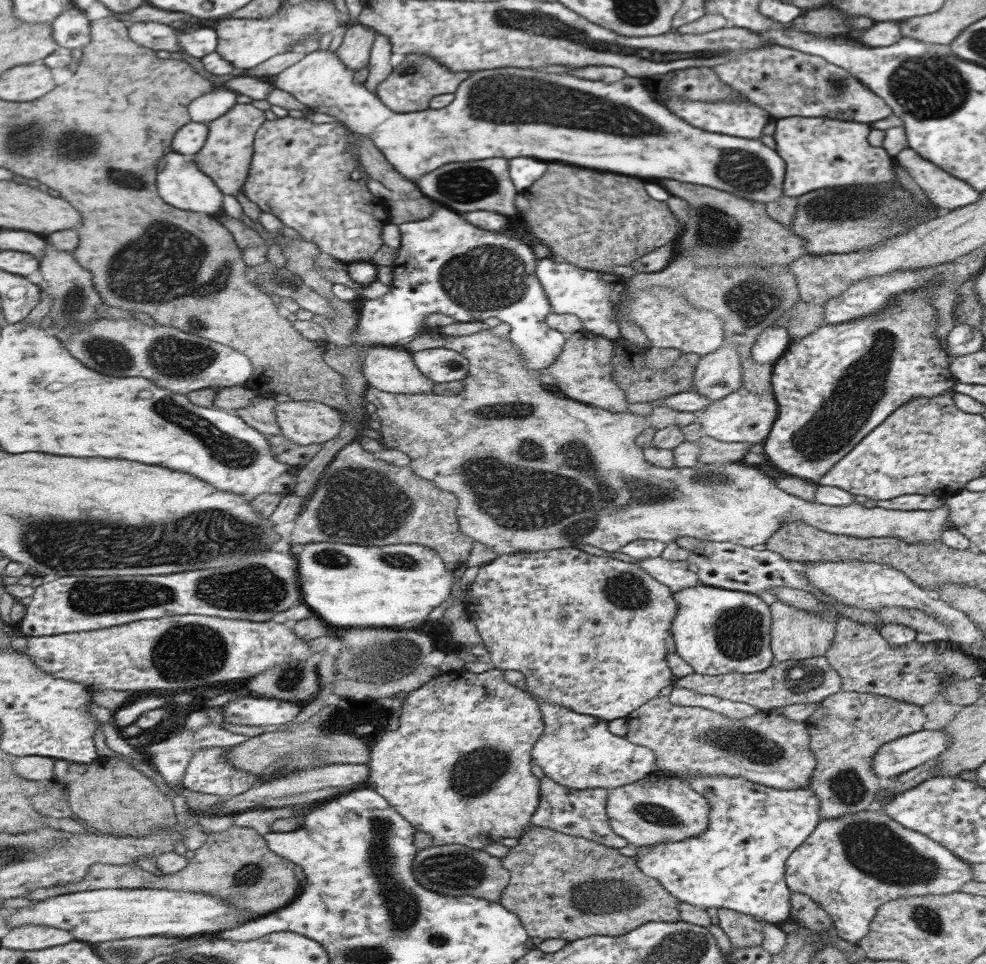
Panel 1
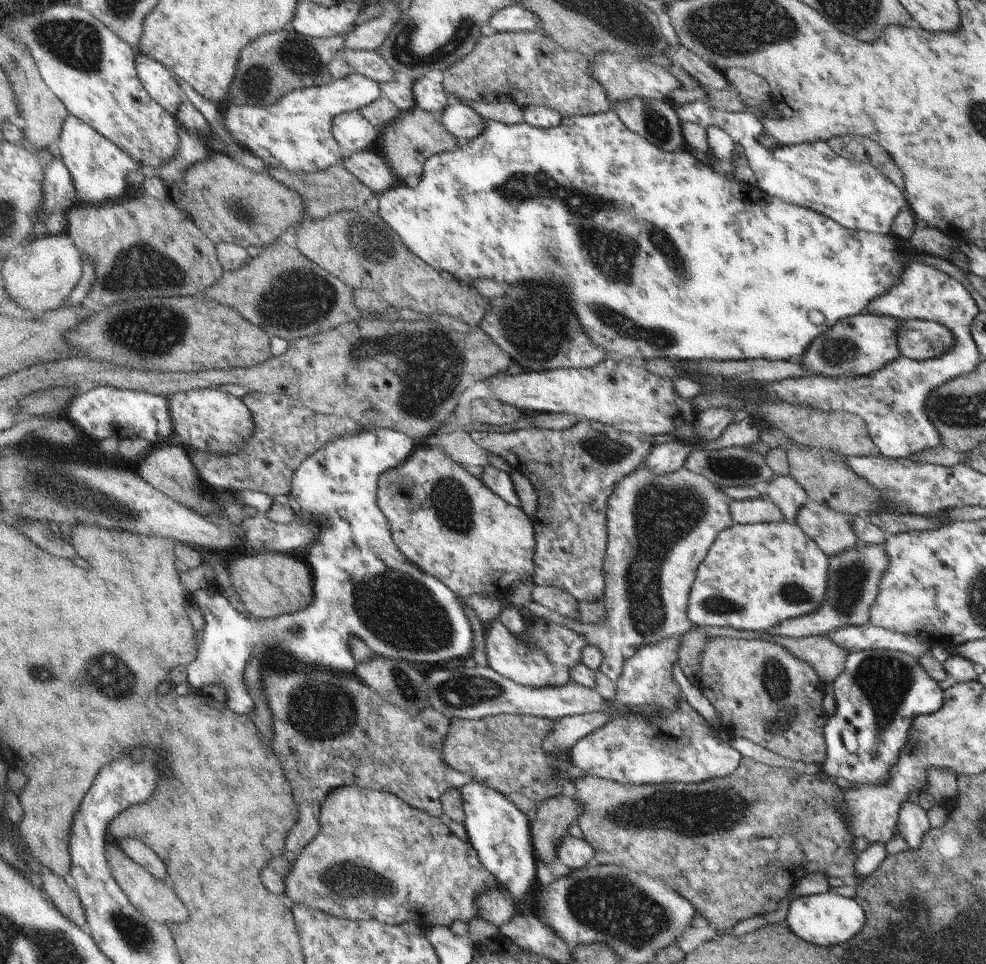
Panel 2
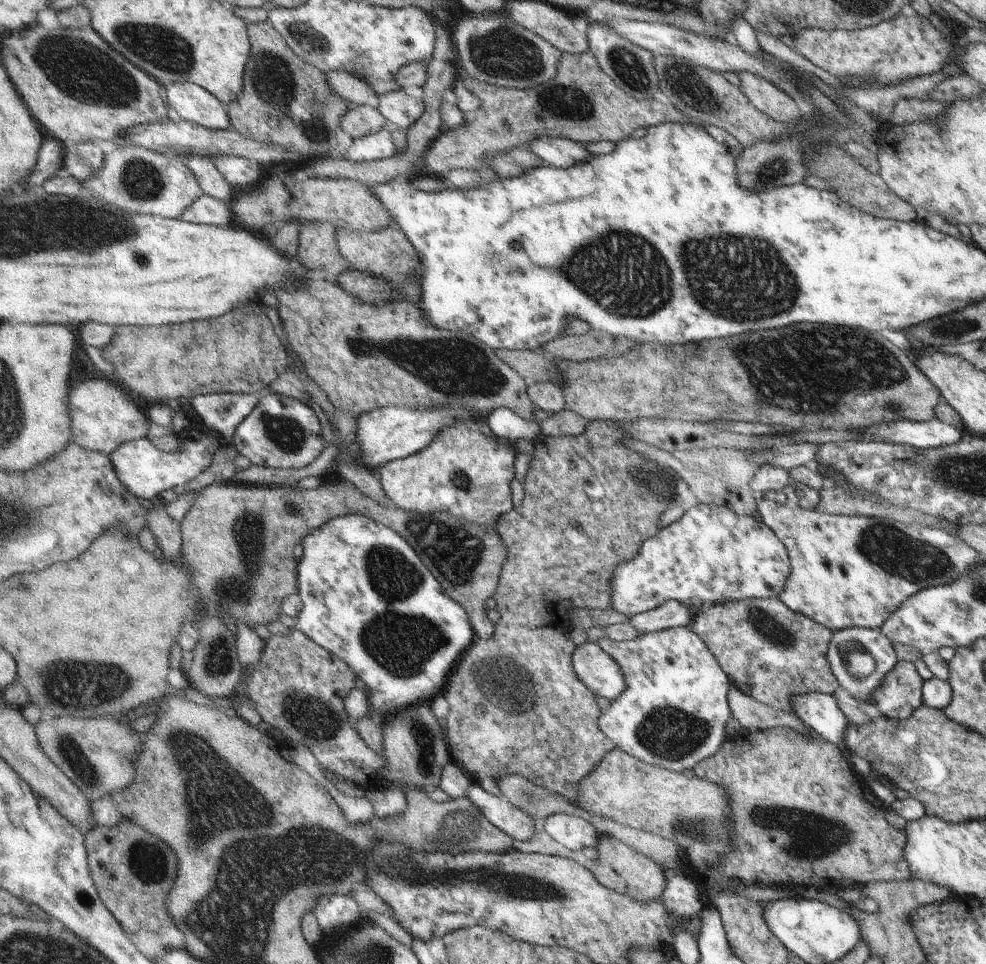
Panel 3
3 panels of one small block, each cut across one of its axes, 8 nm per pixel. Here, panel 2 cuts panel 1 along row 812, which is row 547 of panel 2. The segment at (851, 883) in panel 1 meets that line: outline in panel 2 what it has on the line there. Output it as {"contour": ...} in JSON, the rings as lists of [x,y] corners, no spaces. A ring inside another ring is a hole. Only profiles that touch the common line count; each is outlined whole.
{"contour":[[[859,542],[859,545],[828,557],[828,588],[820,605],[810,613],[780,620],[780,623],[768,628],[765,632],[805,638],[821,636],[848,626],[864,625],[869,620],[870,607],[879,592],[882,575],[888,568],[888,554],[885,544],[872,545]]]}

